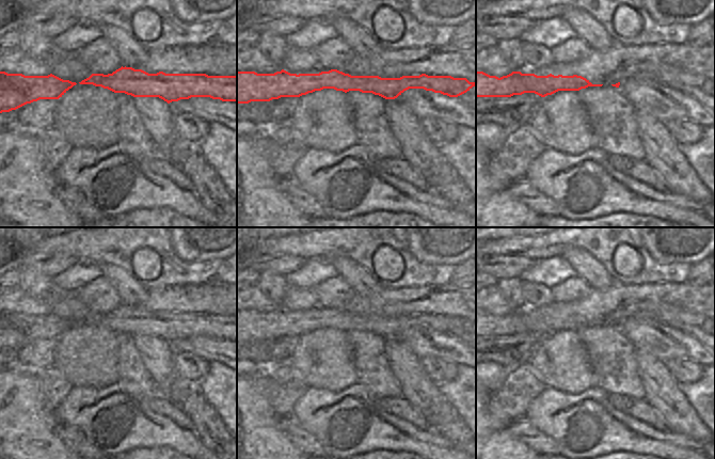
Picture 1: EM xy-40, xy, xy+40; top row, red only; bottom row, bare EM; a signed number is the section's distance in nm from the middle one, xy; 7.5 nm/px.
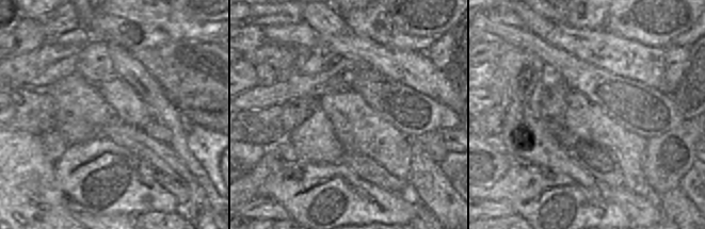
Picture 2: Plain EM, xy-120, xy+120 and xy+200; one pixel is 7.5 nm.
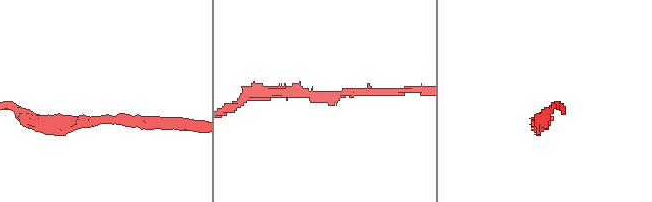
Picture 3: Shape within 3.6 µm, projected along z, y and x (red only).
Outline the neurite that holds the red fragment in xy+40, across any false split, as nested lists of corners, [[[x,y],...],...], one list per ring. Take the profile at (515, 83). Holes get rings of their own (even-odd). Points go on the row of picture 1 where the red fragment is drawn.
[[[476,72],[476,97],[511,97],[513,95],[522,95],[524,93],[535,93],[541,97],[552,95],[558,91],[579,91],[588,86],[602,86],[603,84],[592,84],[589,80],[582,76],[537,76],[535,74],[522,74],[521,72],[512,72],[500,78],[490,76],[483,72]]]

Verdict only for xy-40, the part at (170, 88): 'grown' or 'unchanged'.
unchanged

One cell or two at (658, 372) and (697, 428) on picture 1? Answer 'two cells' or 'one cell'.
one cell

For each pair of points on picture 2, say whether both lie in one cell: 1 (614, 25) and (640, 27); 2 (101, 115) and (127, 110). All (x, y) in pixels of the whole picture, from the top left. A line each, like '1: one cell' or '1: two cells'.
1: one cell
2: two cells

